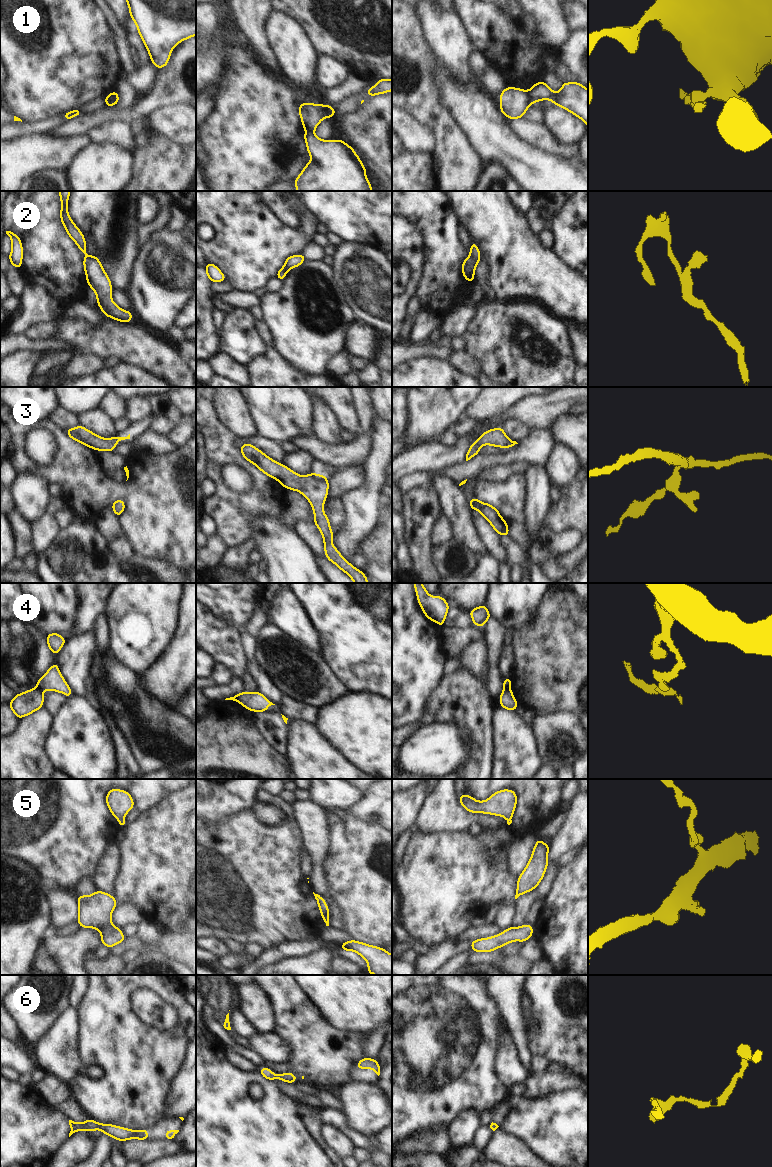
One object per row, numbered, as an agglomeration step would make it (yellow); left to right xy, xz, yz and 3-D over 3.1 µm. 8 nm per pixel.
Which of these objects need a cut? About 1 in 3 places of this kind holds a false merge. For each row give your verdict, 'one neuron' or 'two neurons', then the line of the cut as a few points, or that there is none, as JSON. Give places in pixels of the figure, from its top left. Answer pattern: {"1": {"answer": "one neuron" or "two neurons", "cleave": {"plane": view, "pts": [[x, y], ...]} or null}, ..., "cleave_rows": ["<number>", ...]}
{"1": {"answer": "two neurons", "cleave": {"plane": "yz", "pts": [[527, 91], [532, 102]]}}, "2": {"answer": "one neuron", "cleave": null}, "3": {"answer": "one neuron", "cleave": null}, "4": {"answer": "two neurons", "cleave": {"plane": "xy", "pts": [[37, 686], [42, 691]]}}, "5": {"answer": "one neuron", "cleave": null}, "6": {"answer": "one neuron", "cleave": null}, "cleave_rows": ["1", "4"]}

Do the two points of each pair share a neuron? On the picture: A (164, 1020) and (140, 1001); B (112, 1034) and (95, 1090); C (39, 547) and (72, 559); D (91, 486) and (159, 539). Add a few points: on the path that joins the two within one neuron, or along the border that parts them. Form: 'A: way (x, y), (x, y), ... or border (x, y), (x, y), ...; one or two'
A: way (160, 1015), (146, 1006); one
B: way (112, 1048), (112, 1073), (109, 1076); one
C: border (59, 531), (56, 537), (41, 552), (36, 554); two
D: way (110, 493), (123, 493), (150, 520); one

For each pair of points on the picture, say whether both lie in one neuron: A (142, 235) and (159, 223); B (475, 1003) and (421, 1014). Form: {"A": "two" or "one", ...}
{"A": "one", "B": "one"}

